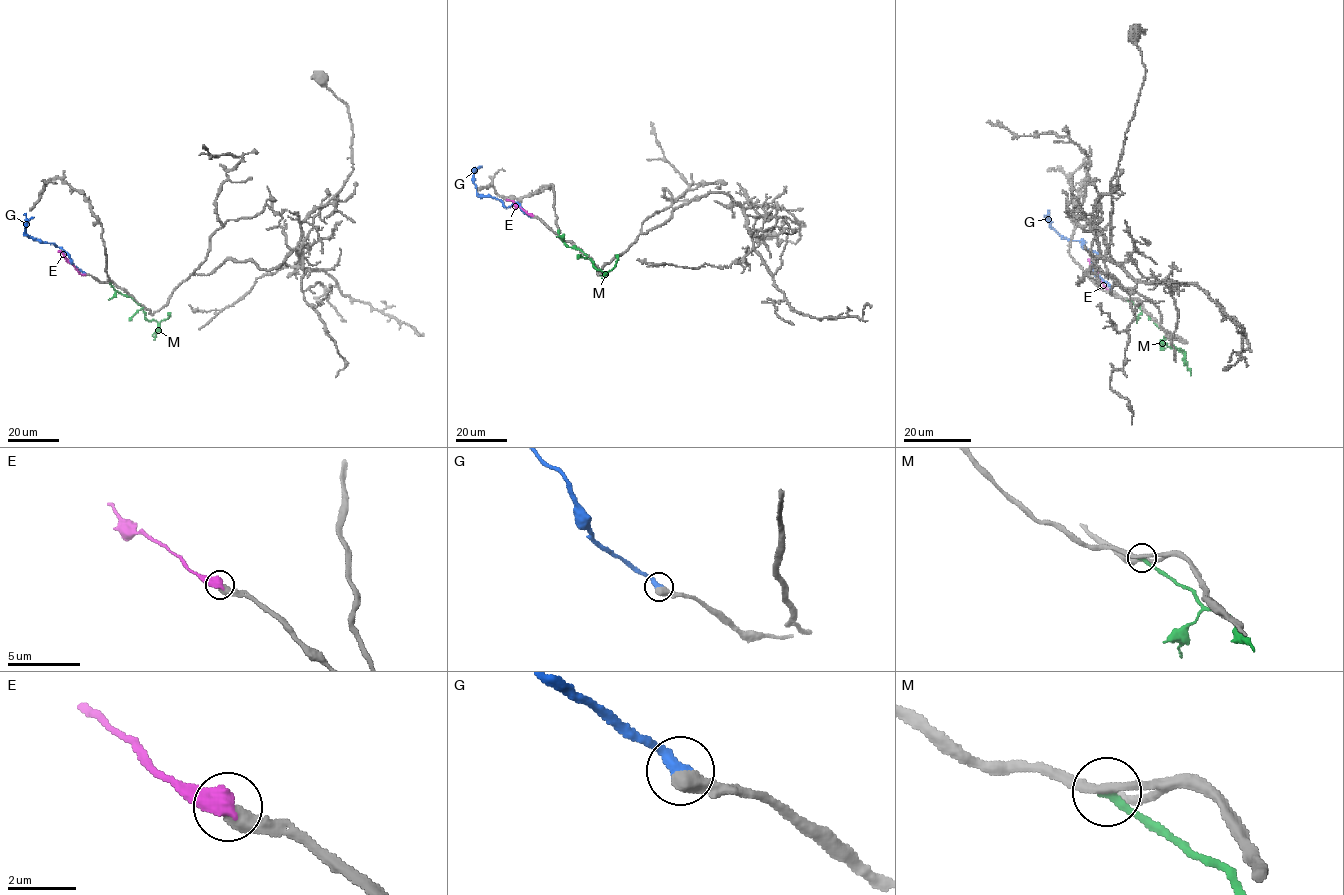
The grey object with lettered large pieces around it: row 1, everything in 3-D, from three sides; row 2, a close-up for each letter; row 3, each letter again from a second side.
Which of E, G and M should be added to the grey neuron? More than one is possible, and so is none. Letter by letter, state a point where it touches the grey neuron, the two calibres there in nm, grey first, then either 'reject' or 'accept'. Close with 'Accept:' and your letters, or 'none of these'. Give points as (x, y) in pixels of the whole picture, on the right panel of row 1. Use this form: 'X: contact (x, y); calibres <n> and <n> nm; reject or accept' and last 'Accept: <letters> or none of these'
E: contact (1109, 290); calibres 480 and 550 nm; reject
G: contact (1111, 288); calibres 550 and 400 nm; accept
M: contact (1128, 299); calibres 280 and 240 nm; reject
Accept: G

